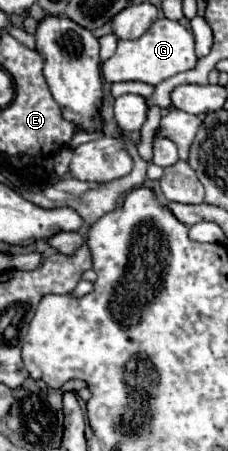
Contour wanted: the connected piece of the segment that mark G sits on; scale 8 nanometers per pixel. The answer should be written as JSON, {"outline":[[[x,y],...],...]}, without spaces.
{"outline":[[[159,18],[137,42],[135,40],[119,40],[117,52],[113,58],[101,64],[103,78],[113,82],[145,82],[151,86],[157,86],[159,82],[179,74],[193,70],[197,66],[197,54],[195,54],[195,40],[193,34],[181,24],[167,18]]]}

